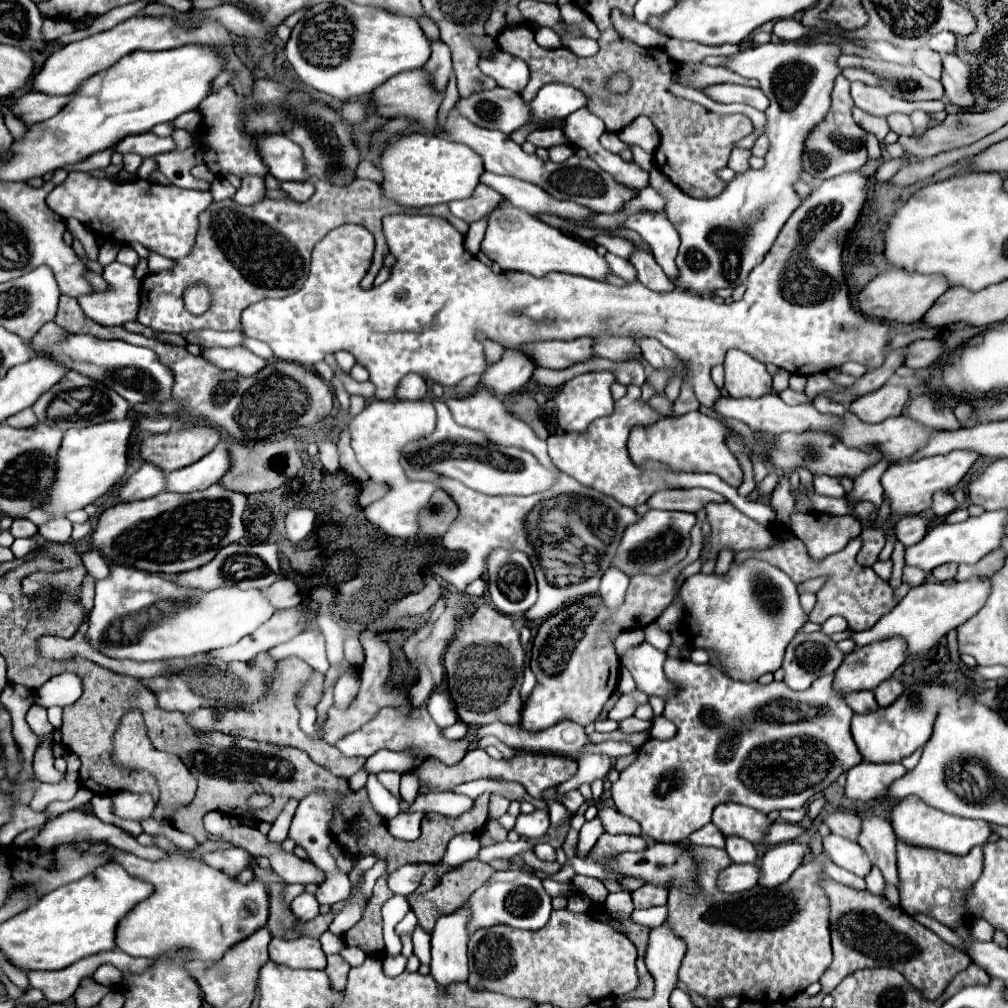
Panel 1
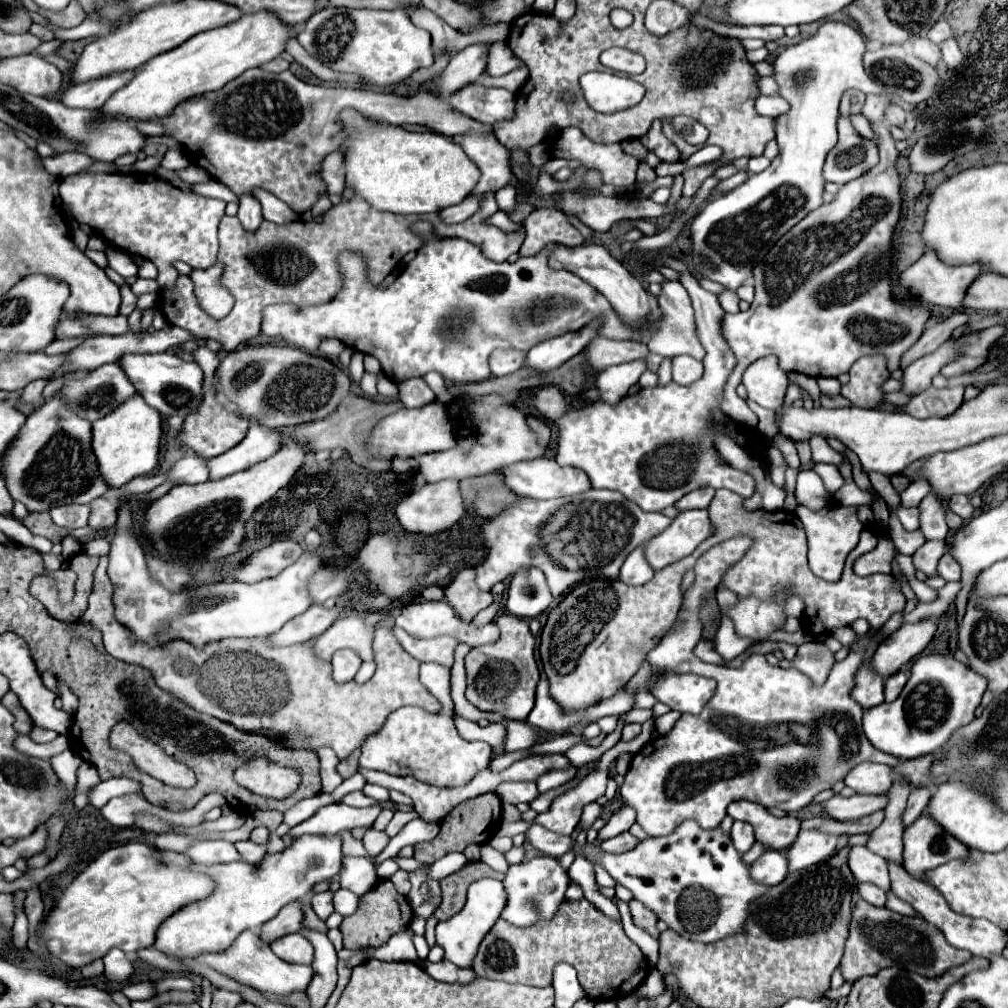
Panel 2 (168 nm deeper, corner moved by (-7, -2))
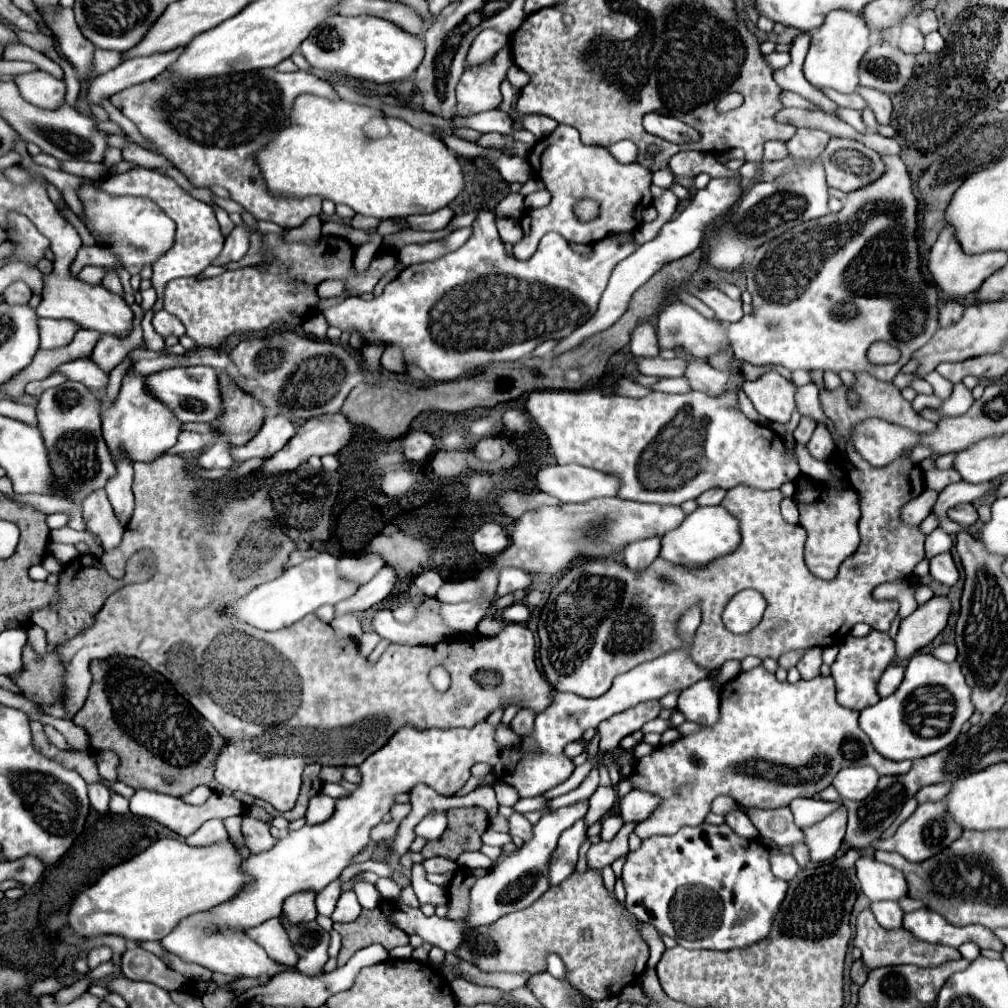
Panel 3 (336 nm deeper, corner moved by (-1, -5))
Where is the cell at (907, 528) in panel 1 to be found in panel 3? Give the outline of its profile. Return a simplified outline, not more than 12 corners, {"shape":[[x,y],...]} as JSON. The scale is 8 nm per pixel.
{"shape":[[949,484],[937,496],[931,514],[947,534],[961,530],[947,510],[987,494],[989,484]]}

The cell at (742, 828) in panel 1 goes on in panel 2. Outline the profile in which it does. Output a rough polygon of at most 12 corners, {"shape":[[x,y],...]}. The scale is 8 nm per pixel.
{"shape":[[733,801],[727,813],[755,827],[767,849],[789,849],[801,819],[773,817],[763,805]]}

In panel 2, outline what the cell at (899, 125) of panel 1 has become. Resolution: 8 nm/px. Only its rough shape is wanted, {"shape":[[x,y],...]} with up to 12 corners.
{"shape":[[889,105],[885,119],[891,125],[905,125],[905,111]]}

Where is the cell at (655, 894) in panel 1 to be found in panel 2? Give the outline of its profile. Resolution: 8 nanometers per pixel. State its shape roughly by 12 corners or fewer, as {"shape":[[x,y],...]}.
{"shape":[[631,899],[633,921],[649,935],[659,937],[657,917],[645,905]]}

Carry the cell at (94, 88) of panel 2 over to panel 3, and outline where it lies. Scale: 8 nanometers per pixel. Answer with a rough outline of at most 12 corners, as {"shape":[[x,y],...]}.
{"shape":[[183,48],[121,62],[89,80],[87,100],[153,80]]}

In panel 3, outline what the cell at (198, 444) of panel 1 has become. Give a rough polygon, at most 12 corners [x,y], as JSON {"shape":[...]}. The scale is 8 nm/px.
{"shape":[[217,374],[221,416],[215,430],[231,444],[261,428],[263,406]]}

